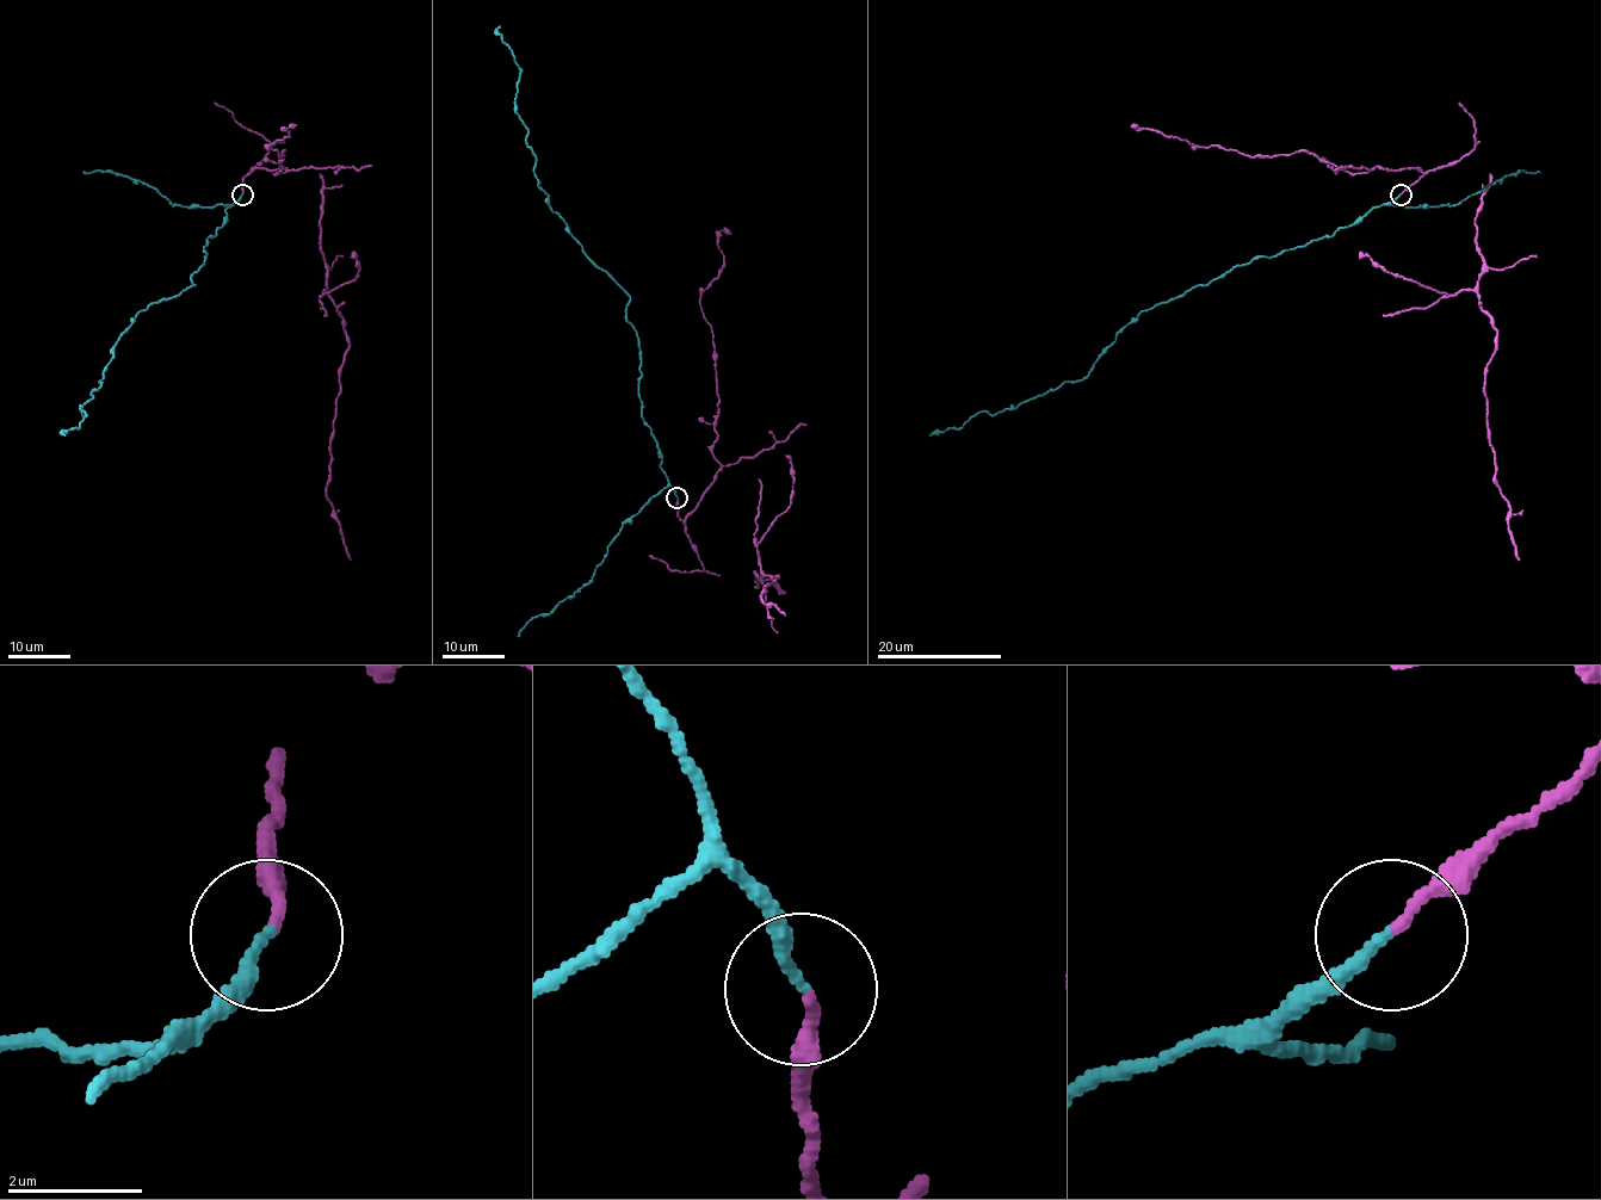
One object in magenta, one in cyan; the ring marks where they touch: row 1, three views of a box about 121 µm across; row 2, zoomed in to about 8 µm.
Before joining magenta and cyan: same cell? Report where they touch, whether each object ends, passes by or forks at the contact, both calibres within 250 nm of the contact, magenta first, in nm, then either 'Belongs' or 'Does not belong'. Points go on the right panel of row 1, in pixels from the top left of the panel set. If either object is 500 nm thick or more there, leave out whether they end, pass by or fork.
Place: (1401, 195). At the ring magenta ends. At the ring cyan ends. Thickness 150 nm (magenta) against 180 nm. Belongs

